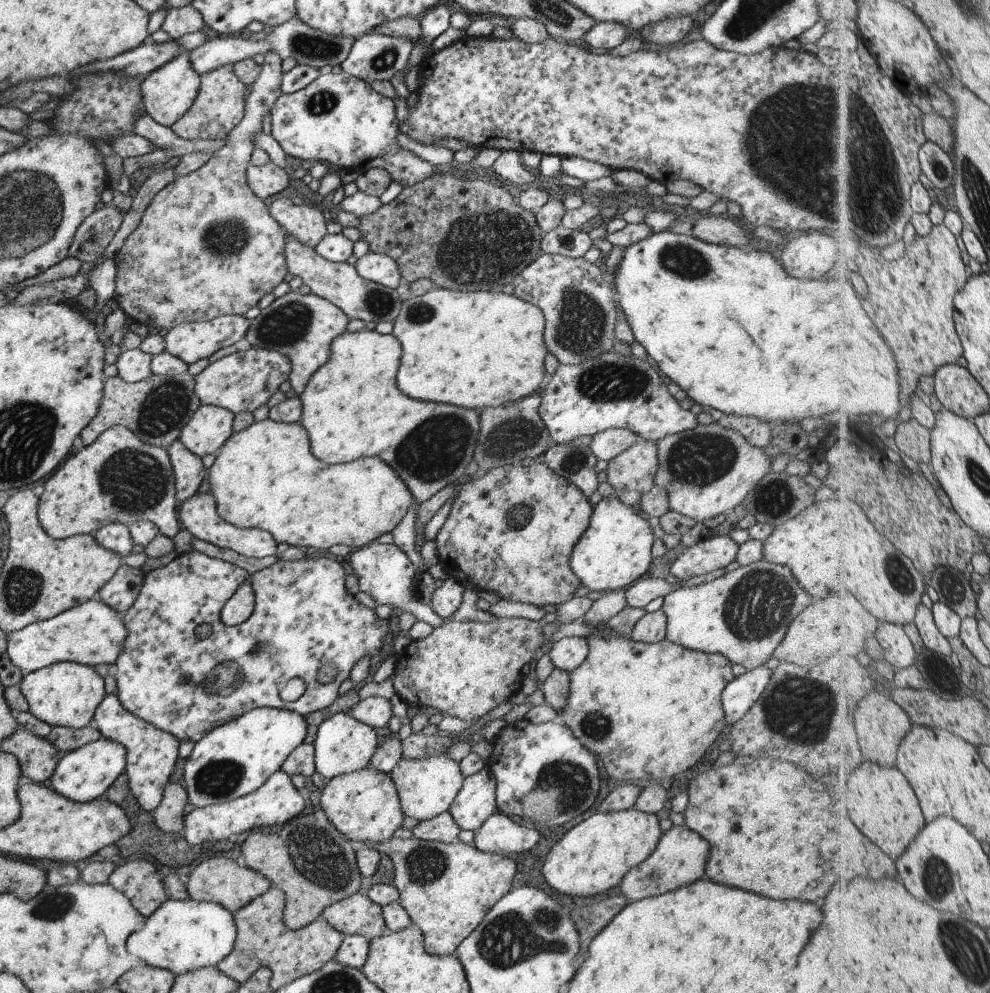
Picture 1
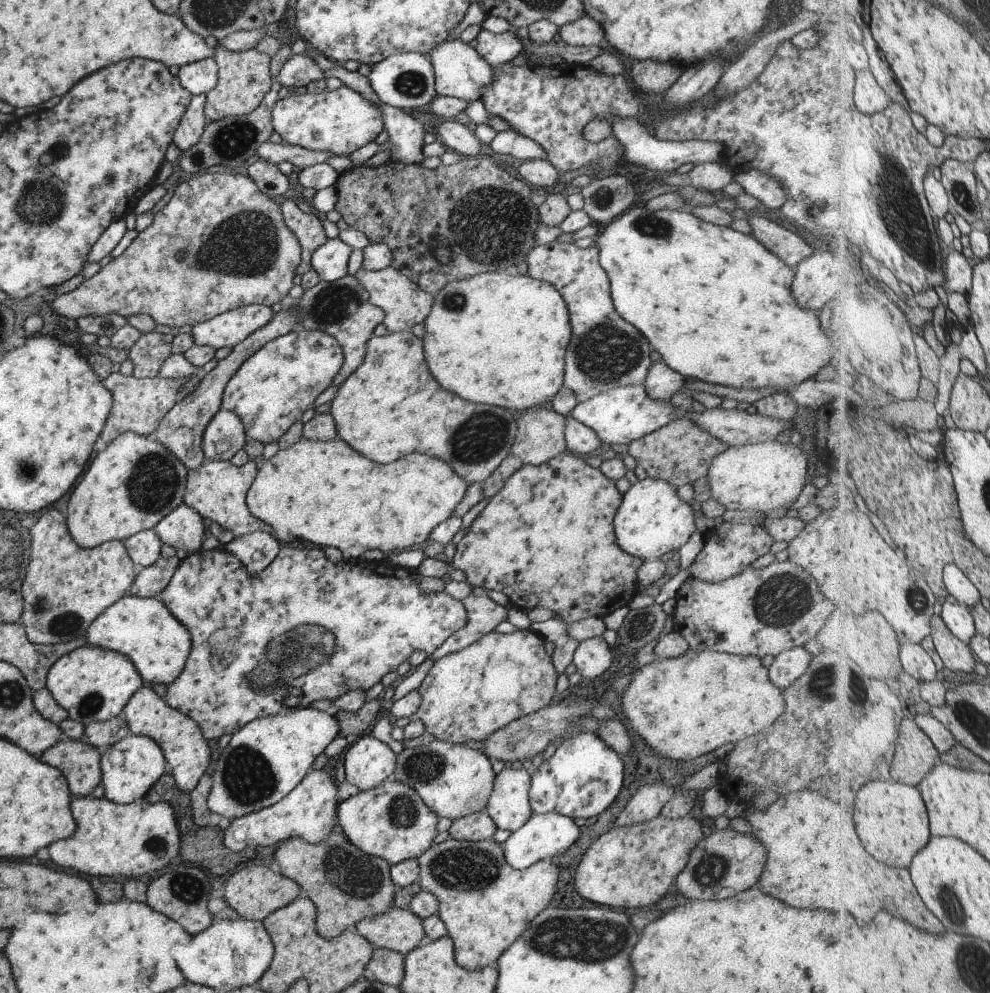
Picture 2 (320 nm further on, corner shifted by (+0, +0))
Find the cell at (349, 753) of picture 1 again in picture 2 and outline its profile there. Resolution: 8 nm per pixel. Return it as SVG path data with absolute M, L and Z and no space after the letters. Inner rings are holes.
M361 735L343 754L344 786L349 791L366 791L392 778L396 755L388 745Z

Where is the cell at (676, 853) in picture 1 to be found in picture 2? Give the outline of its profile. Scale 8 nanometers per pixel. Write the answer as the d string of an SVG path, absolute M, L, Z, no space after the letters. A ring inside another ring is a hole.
M717 829L695 845L675 884L679 892L691 900L721 900L751 888L759 880L765 860L765 848L757 844L751 833Z

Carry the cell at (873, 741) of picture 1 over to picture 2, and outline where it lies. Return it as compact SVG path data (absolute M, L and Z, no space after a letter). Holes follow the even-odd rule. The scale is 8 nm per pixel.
M905 719L900 726L893 770L890 772L892 779L919 788L940 757L935 743L919 728L915 719Z

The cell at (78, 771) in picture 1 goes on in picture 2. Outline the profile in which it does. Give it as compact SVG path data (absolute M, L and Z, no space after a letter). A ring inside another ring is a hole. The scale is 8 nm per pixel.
M130 734L101 750L100 784L105 792L103 798L117 804L127 804L143 799L147 791L167 770L163 751L154 740L143 735Z

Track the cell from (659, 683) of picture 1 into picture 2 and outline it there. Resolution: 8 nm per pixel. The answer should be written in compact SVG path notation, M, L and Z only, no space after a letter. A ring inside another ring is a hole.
M689 649L685 654L681 656L670 658L670 659L657 659L654 658L650 664L647 664L637 672L631 679L631 682L619 699L619 703L622 706L619 714L622 714L623 722L627 726L628 732L634 734L636 732L643 740L645 740L647 746L653 748L659 754L670 758L671 760L693 760L697 756L703 756L708 752L713 752L715 748L723 746L723 744L734 744L738 740L743 740L747 736L751 736L753 732L763 732L767 730L773 720L777 716L781 715L784 711L784 696L782 695L782 690L773 686L770 683L768 677L768 668L761 665L761 661L758 656L741 656L741 655L730 655L729 653L713 652L712 650L703 649L702 651Z

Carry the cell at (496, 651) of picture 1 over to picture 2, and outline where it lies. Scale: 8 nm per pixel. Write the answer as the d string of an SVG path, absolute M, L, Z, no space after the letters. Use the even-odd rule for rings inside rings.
M531 630L505 634L493 631L464 649L443 655L436 660L417 688L422 699L413 716L421 720L425 732L435 739L461 744L465 740L484 741L511 721L548 705L555 695L558 674L542 643L543 639Z

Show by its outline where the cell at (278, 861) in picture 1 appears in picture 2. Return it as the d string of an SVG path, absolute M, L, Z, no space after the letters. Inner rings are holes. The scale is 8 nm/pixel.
M338 829L331 832L320 843L309 844L299 837L281 841L281 846L274 852L273 860L278 864L280 873L297 883L302 894L313 900L316 908L316 931L325 940L339 937L343 931L353 929L356 922L361 919L380 915L393 906L394 884L388 873L390 865L385 860L369 856L354 847L345 836L341 836Z

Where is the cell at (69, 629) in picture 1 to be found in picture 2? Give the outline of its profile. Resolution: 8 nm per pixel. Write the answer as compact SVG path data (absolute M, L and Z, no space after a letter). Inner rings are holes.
M125 594L109 605L87 626L86 644L127 655L143 682L171 684L181 674L192 645L189 631L157 597L139 598Z

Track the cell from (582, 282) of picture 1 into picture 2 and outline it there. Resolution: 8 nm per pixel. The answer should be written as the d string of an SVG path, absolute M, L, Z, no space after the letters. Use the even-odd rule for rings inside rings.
M555 242L535 245L525 255L526 274L531 278L548 282L565 301L571 336L564 354L564 377L562 385L575 395L577 403L585 402L595 395L615 387L642 385L652 361L649 359L650 344L644 336L627 324L617 312L609 294L609 281L605 271L598 263L598 250L594 244L580 249L573 243Z

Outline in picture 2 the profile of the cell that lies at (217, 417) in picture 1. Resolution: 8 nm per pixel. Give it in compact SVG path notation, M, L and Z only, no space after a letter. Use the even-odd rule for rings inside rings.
M219 409L207 423L201 446L205 459L229 461L244 446L246 433L241 419L233 412Z

